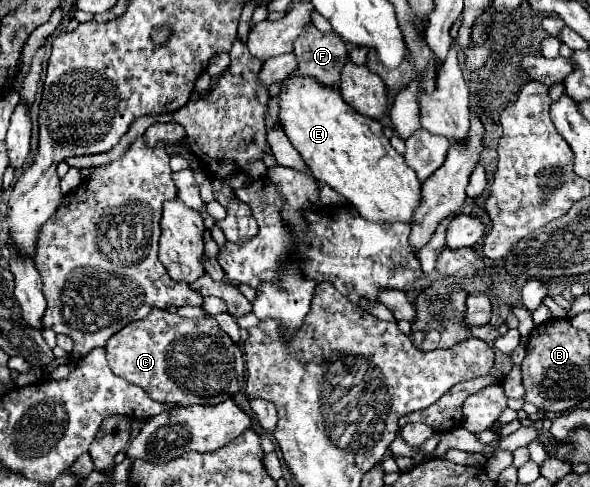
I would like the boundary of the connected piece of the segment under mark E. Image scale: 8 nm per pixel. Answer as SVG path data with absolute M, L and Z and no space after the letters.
M288 78L286 90L280 94L280 124L290 138L292 146L300 152L304 162L310 166L312 176L320 184L328 184L332 190L340 192L368 222L412 222L414 212L420 206L420 186L416 172L404 162L390 140L382 132L382 124L356 114L336 90L324 90L312 78Z

